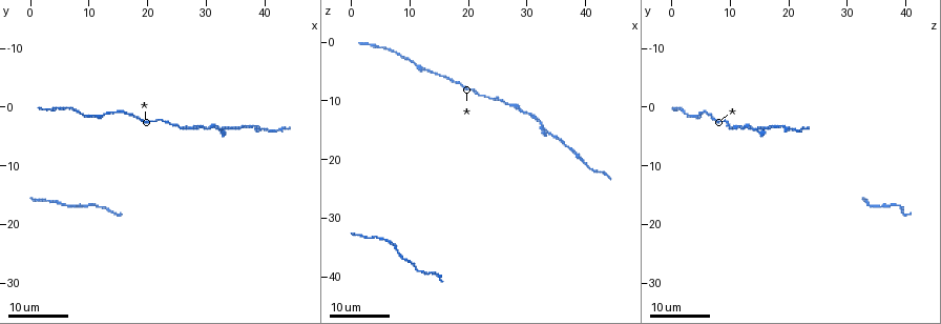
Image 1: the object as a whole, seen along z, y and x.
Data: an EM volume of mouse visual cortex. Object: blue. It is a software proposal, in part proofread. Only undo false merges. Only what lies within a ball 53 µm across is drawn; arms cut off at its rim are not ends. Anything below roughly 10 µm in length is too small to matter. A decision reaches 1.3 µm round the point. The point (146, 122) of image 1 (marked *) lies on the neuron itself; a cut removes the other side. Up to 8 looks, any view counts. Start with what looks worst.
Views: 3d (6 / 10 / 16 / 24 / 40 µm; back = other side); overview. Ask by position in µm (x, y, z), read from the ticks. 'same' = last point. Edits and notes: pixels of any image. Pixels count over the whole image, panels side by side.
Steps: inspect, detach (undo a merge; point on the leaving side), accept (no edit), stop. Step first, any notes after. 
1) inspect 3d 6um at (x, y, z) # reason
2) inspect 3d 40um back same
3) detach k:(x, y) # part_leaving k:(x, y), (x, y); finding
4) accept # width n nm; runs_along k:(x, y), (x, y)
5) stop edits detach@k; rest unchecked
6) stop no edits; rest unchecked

inspect 3d 24um at (32.5, 3.5, 14.0) # thick turns thin

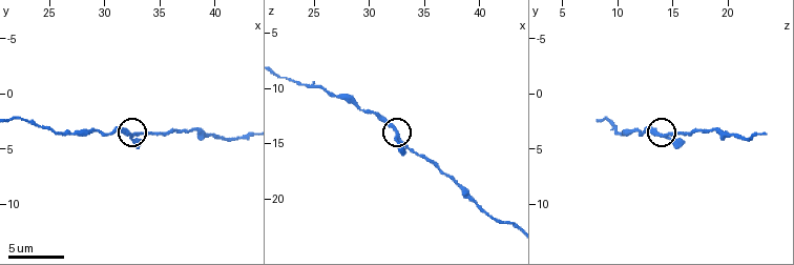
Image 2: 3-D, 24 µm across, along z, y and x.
inspect 3d 10um at (32.6, 3.8, 14.2)

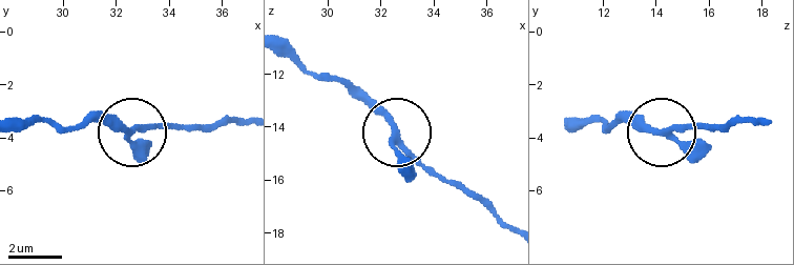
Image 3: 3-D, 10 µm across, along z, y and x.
accept # runs_along 3:(21, 123), (182, 129); one neuron here

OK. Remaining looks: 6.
inspect 3d 16um at (13.0, 1.0, 5.0) # calibre changes

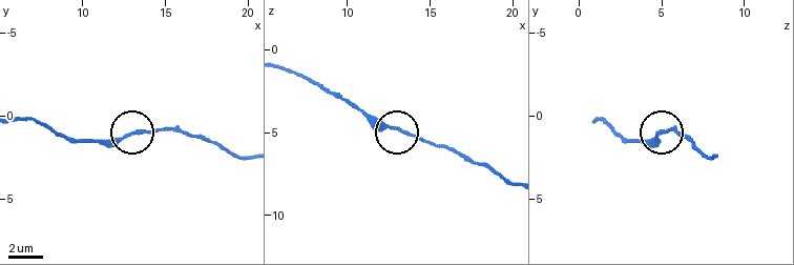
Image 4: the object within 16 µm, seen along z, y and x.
inspect 3d 6um at (13.2, 1.1, 4.9)

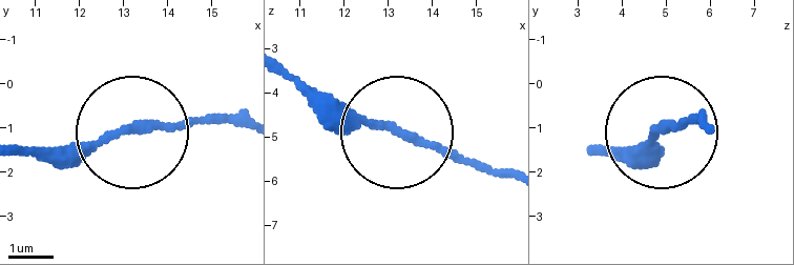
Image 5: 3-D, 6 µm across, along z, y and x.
accept # runs_along 5:(707, 123), (676, 123), (624, 154); continuous, no second neuron

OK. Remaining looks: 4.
inspect 3d 10um at (29.0, 3.6, 11.4) # calibre changes

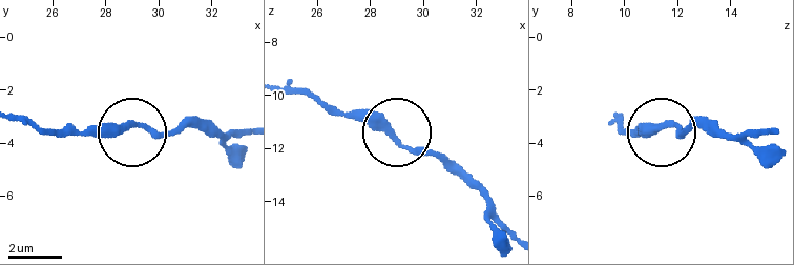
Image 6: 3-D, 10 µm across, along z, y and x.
accept # runs_along 6:(21, 119), (48, 128), (150, 128), (170, 135), (202, 128); one neuron here

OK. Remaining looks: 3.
inspect 3d 6um at (38.0, 3.2, 18.6) # thick turns thin

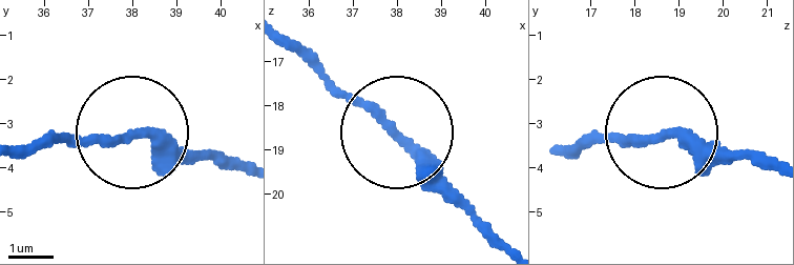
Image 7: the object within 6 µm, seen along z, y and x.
accept # runs_along 7:(25, 155), (149, 133), (194, 155), (236, 155); all the same neuron

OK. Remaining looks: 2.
stop no edits; rest unchecked

